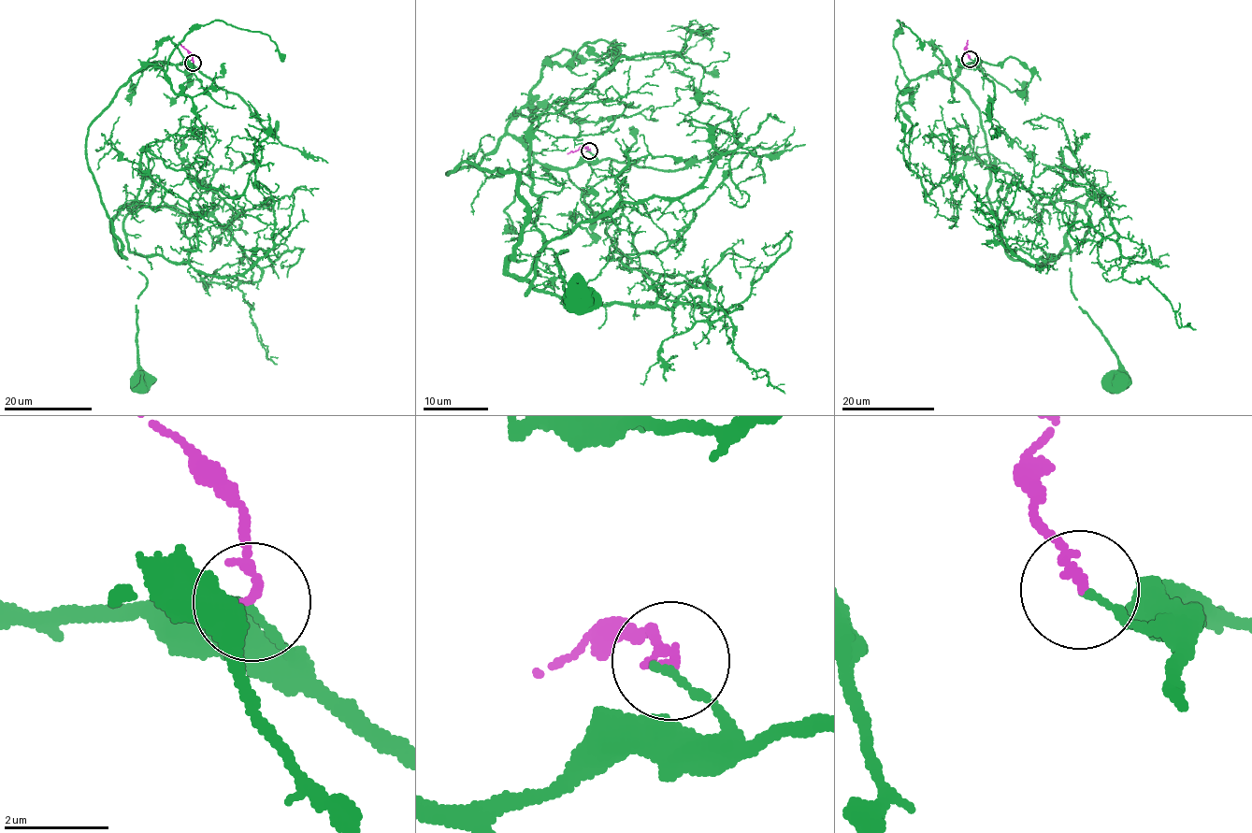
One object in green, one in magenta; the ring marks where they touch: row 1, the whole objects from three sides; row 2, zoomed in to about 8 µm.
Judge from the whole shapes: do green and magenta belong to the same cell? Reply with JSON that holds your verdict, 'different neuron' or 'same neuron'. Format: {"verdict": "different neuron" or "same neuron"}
{"verdict": "different neuron"}

